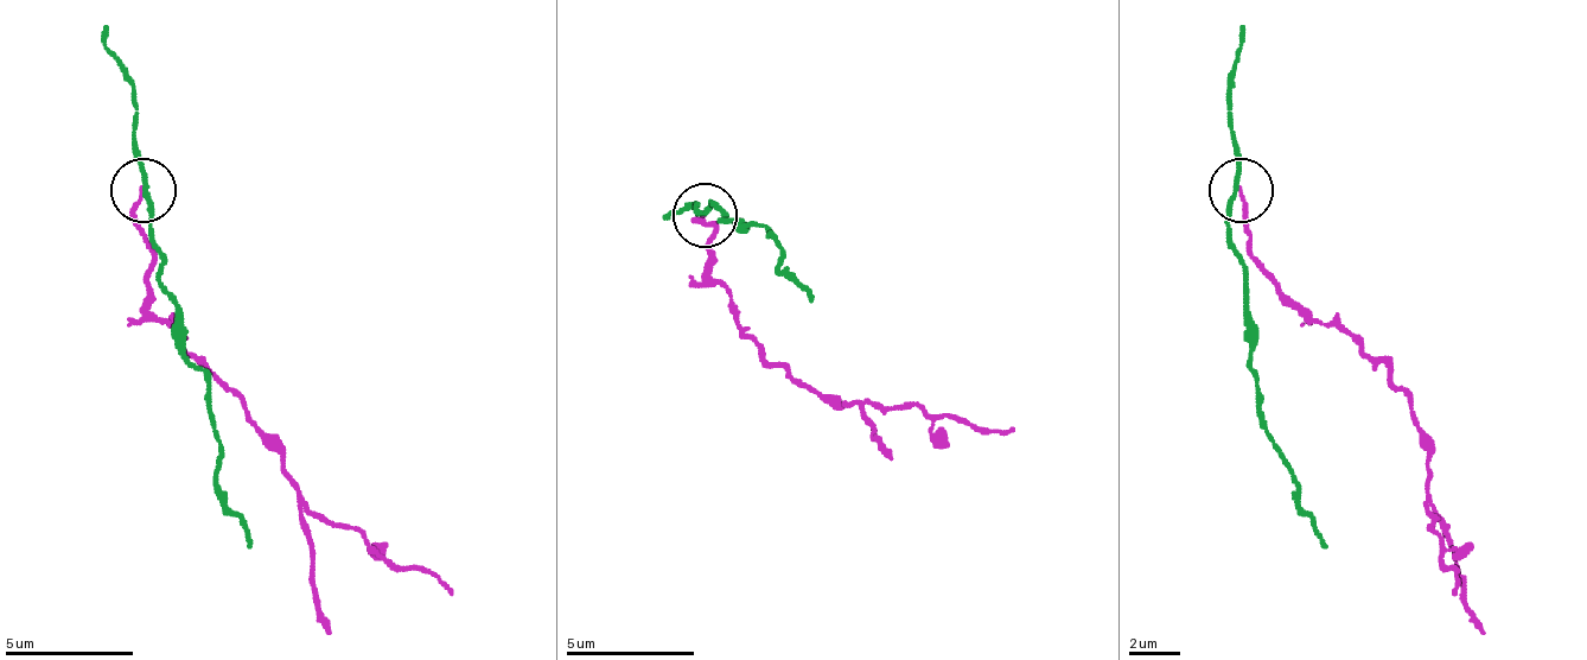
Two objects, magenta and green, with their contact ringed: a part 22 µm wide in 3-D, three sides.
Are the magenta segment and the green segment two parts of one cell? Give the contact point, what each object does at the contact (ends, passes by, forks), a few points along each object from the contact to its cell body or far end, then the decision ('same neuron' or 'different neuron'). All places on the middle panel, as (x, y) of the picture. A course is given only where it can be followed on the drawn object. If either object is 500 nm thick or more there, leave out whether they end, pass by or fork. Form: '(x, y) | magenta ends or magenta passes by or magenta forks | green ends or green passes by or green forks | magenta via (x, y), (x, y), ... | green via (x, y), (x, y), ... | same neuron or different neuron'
(705, 215) | magenta ends | green passes by | magenta via (703, 214), (696, 220), (716, 233), (709, 272), (735, 323), (800, 387), (954, 413), (993, 432), (1012, 426) | green via (703, 214), (716, 201), (722, 220), (735, 220), (767, 233), (781, 272), (813, 304) | different neuron

